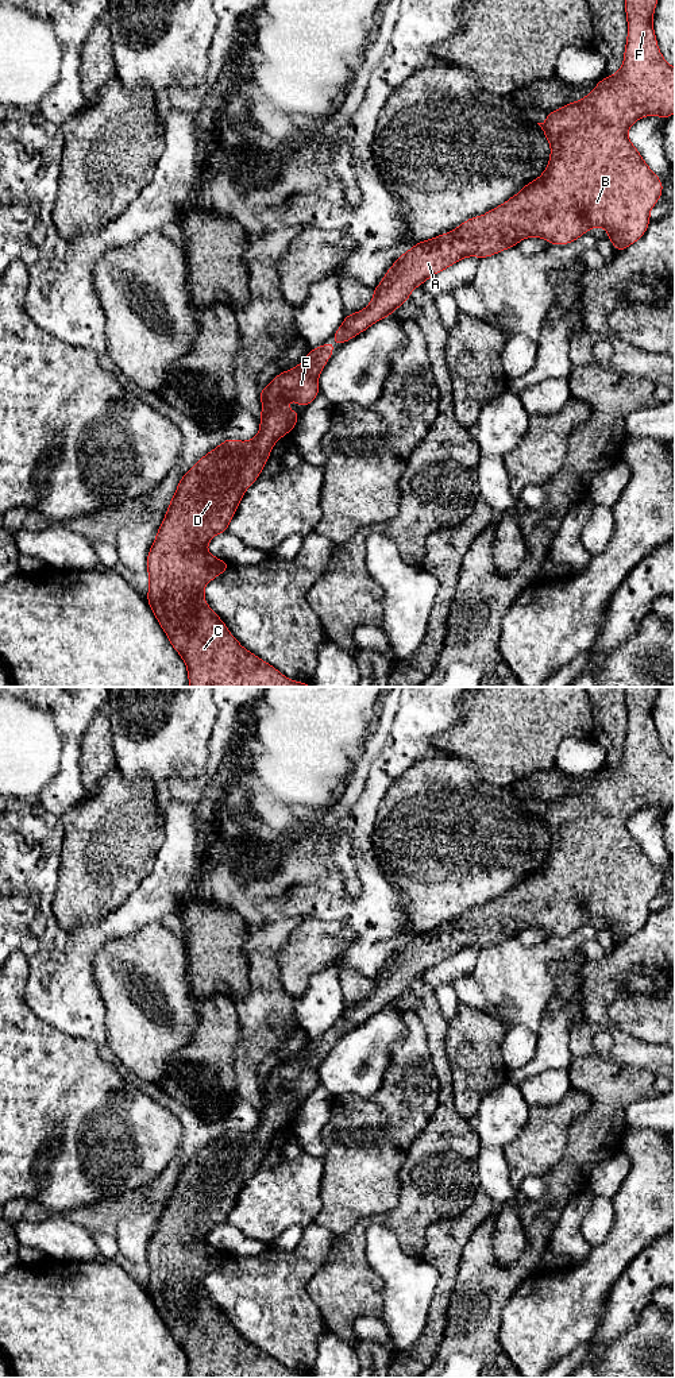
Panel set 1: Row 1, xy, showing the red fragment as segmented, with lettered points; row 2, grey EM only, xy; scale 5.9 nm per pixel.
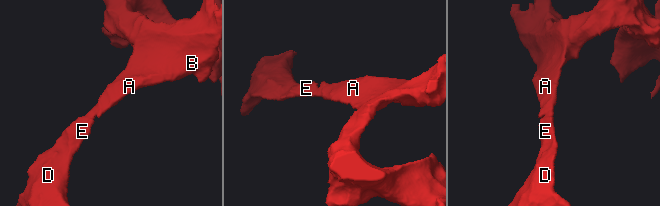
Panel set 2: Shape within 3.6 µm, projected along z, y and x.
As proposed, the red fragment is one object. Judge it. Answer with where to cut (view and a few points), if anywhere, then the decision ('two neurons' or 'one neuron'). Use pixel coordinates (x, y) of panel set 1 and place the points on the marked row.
no cut | one neuron

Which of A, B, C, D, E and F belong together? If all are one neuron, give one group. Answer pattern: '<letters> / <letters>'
A B C D E F

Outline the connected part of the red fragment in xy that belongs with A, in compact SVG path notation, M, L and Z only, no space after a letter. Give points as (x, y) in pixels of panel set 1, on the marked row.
M625 0L628 38L622 67L614 76L603 77L583 100L548 112L547 120L537 123L551 144L551 157L545 171L537 180L528 182L521 192L501 206L495 206L479 217L466 220L452 232L417 242L385 273L383 279L373 289L373 301L363 310L346 314L343 324L331 339L340 346L344 344L374 323L394 313L401 304L409 300L410 292L429 277L466 256L472 255L483 259L516 247L520 240L531 236L543 238L554 246L568 244L593 227L605 227L616 251L621 252L645 233L651 223L649 212L663 193L663 184L628 139L628 130L644 116L656 115L666 120L675 112L675 67L663 58L652 26L656 4L657 0Z

